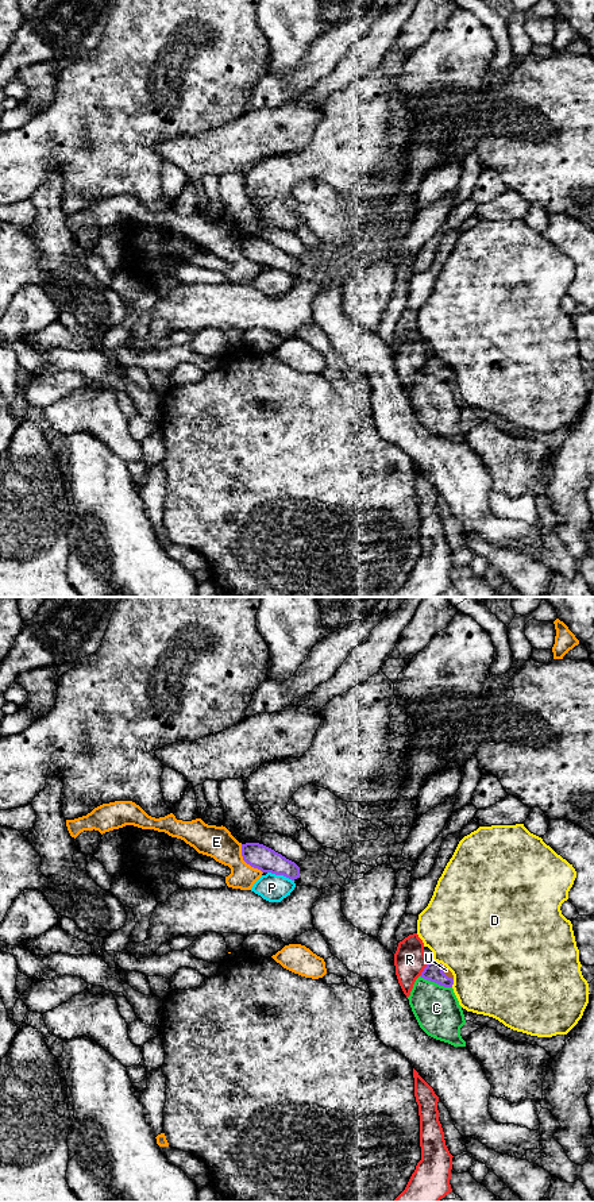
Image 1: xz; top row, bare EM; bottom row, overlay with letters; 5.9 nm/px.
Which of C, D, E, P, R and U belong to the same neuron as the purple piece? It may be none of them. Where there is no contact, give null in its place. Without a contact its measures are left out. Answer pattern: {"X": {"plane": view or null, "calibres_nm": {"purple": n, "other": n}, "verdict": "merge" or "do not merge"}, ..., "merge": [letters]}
{"C": {"plane": "xz", "calibres_nm": {"purple": 110, "other": 280}, "verdict": "do not merge"}, "D": {"plane": "xz", "calibres_nm": {"purple": 110, "other": 480}, "verdict": "do not merge"}, "E": {"plane": "xz", "calibres_nm": {"purple": 150, "other": 190}, "verdict": "do not merge"}, "P": {"plane": "xz", "calibres_nm": {"purple": 150, "other": 160}, "verdict": "do not merge"}, "R": {"plane": "xz", "calibres_nm": {"purple": 110, "other": 190}, "verdict": "do not merge"}, "U": {"plane": "xz", "calibres_nm": {"purple": 110, "other": 40}, "verdict": "merge"}, "merge": ["U"]}

